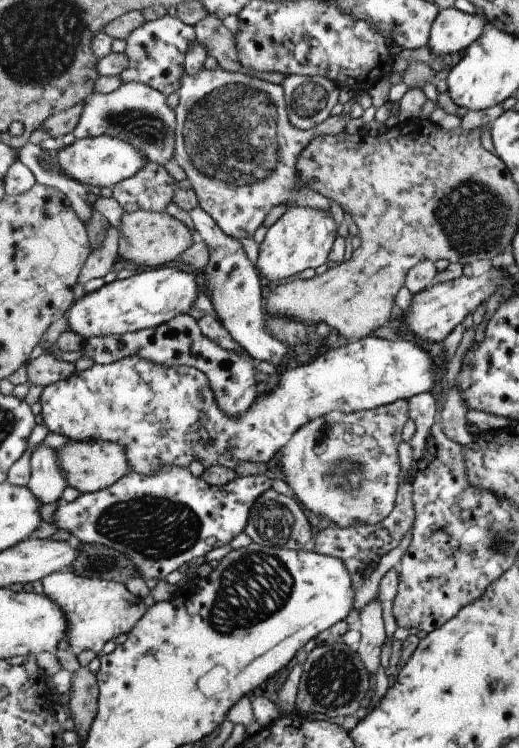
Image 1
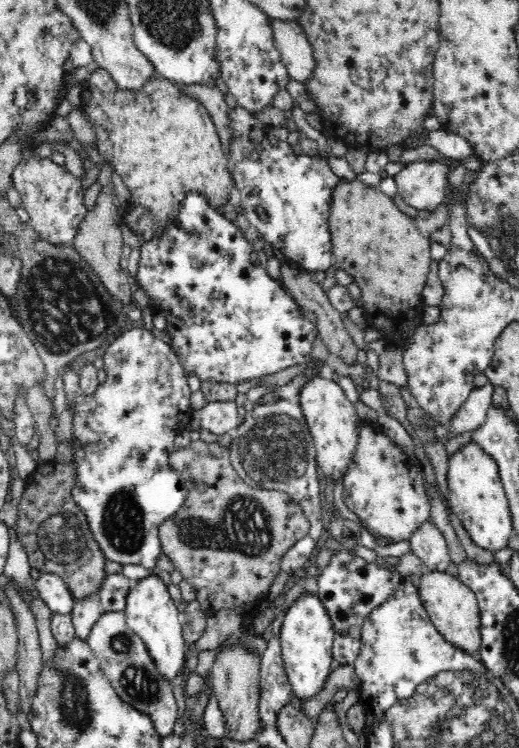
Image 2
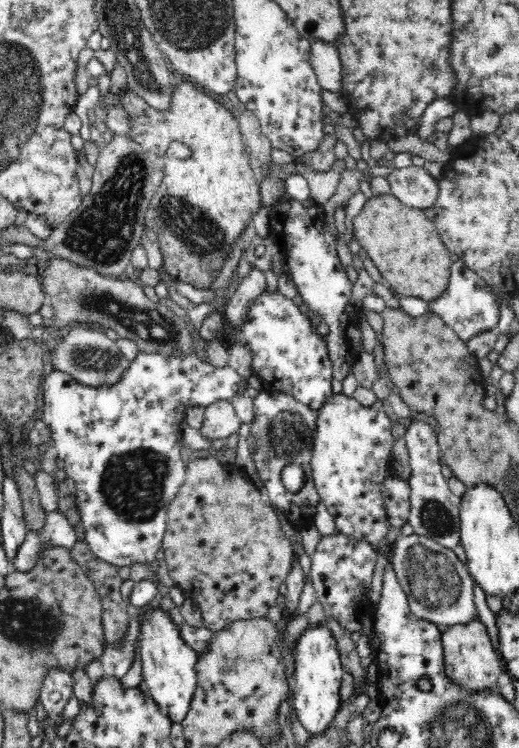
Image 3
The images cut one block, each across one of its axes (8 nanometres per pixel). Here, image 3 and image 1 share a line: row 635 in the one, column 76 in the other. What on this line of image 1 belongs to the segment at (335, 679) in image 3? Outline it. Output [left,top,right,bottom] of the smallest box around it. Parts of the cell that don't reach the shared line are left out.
[67,266,200,338]

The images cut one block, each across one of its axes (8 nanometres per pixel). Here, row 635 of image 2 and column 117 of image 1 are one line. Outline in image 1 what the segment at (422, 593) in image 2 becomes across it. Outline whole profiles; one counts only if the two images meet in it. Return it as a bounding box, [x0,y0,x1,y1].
[58,441,131,494]

